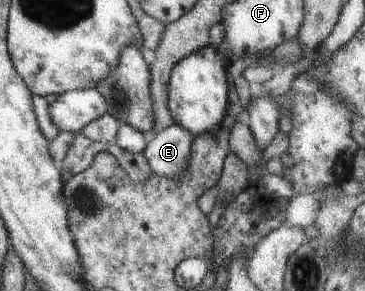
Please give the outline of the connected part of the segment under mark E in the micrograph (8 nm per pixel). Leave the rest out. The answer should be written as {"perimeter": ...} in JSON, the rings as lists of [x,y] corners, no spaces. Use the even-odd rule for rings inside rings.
{"perimeter":[[[173,123],[149,135],[140,152],[153,174],[167,179],[179,179],[185,175],[185,167],[189,165],[191,143],[193,135],[181,125]]]}

